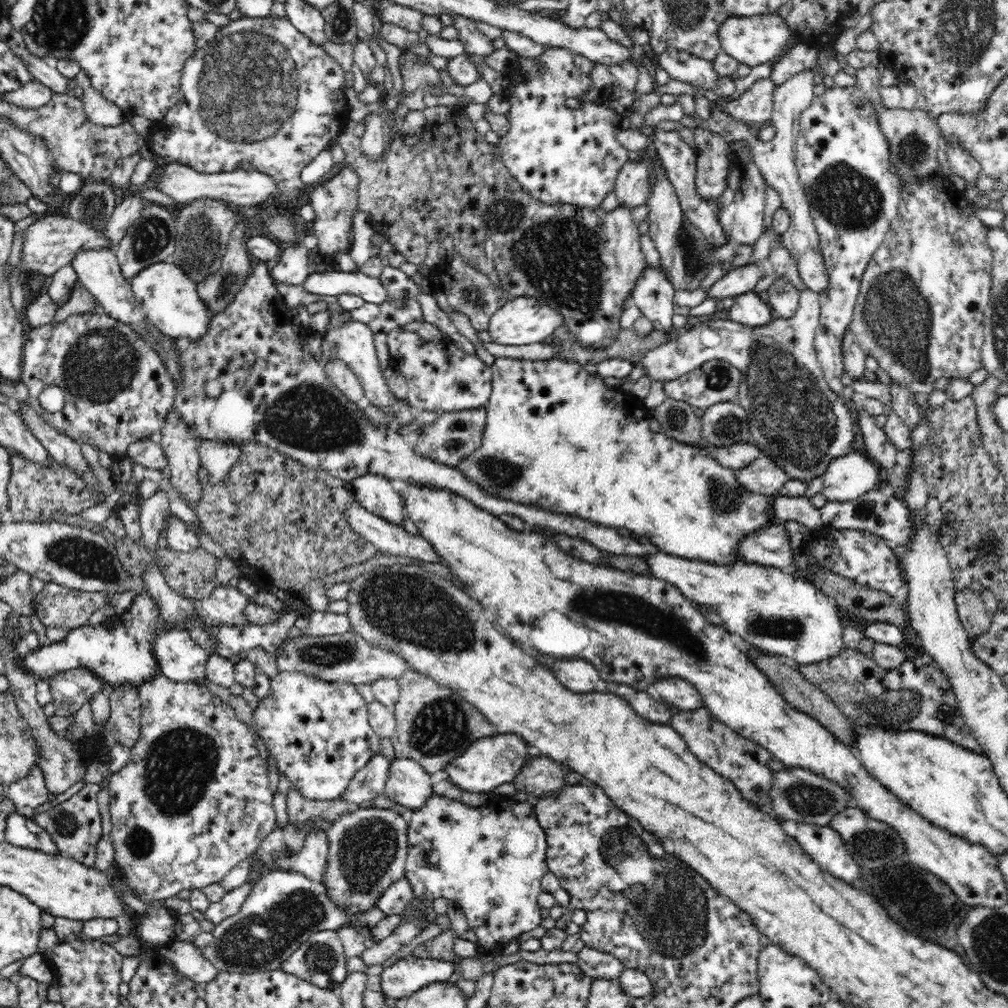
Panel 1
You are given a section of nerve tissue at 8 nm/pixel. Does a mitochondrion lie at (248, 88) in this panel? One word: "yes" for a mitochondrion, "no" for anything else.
yes

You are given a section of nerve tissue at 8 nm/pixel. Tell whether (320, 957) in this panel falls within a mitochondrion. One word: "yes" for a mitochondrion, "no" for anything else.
yes

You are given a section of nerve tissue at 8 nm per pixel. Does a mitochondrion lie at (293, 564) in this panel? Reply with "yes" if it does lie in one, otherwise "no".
no

